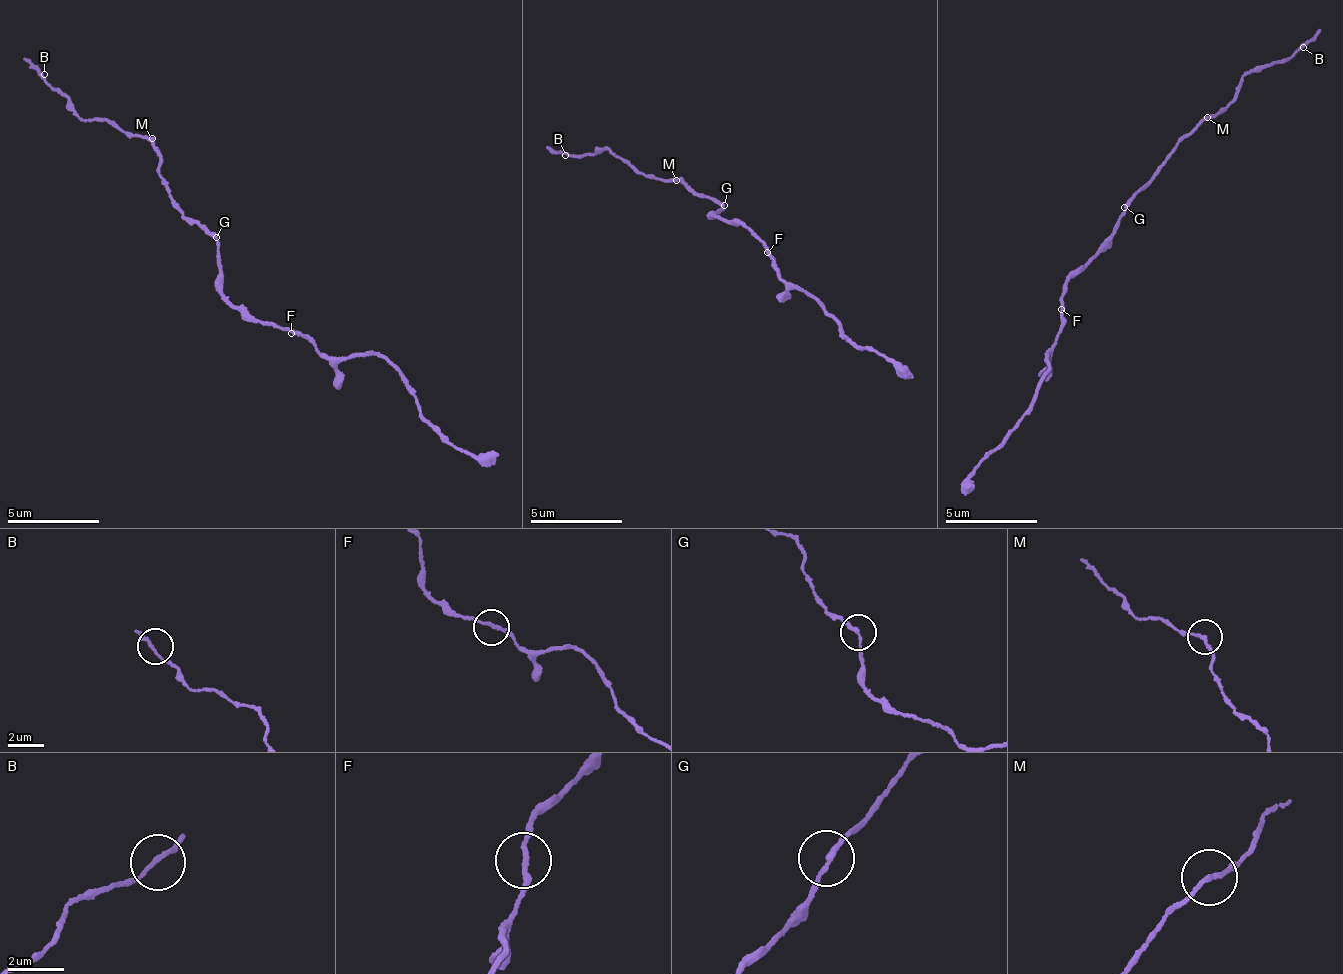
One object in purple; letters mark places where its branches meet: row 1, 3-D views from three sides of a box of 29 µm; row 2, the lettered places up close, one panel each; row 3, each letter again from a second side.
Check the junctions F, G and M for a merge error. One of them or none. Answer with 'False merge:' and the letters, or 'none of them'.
False merge: none of them

